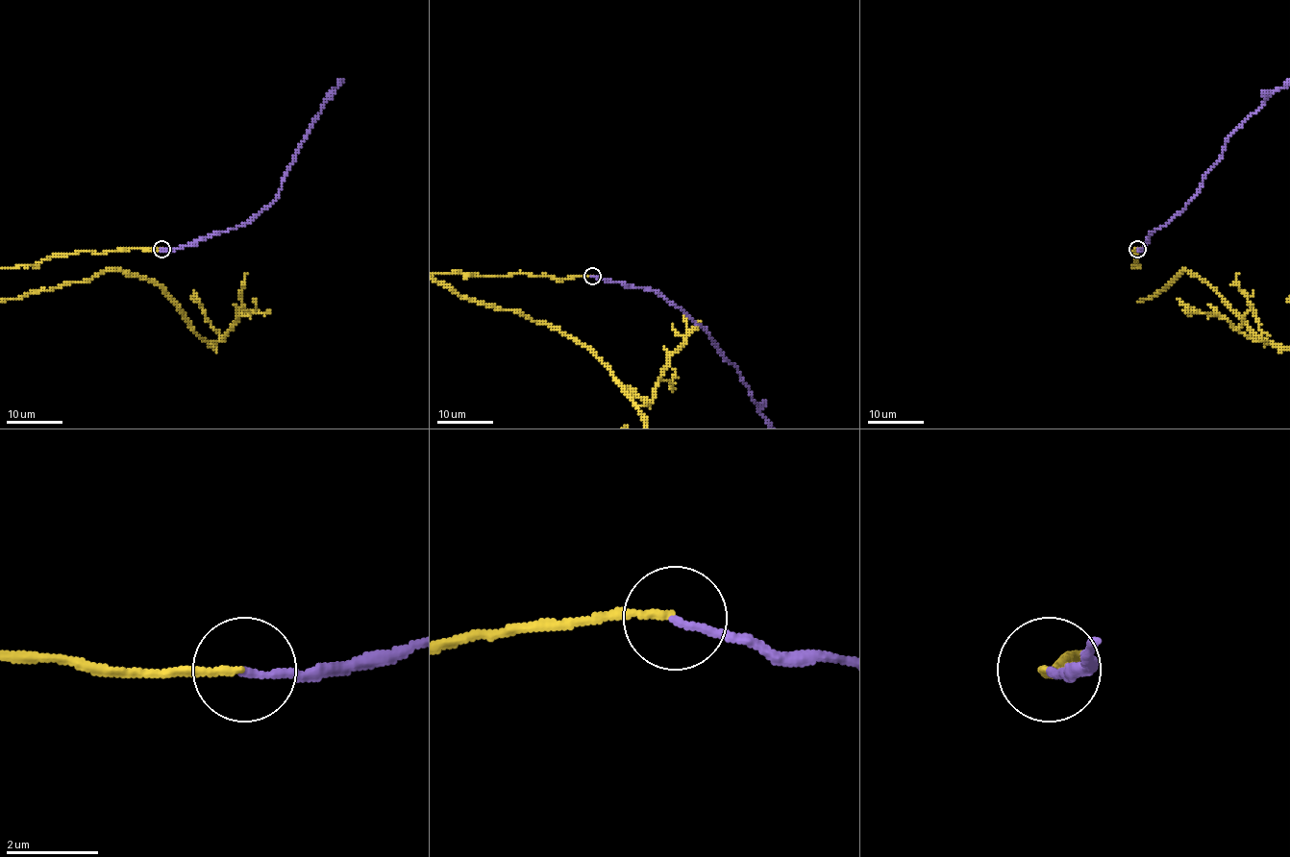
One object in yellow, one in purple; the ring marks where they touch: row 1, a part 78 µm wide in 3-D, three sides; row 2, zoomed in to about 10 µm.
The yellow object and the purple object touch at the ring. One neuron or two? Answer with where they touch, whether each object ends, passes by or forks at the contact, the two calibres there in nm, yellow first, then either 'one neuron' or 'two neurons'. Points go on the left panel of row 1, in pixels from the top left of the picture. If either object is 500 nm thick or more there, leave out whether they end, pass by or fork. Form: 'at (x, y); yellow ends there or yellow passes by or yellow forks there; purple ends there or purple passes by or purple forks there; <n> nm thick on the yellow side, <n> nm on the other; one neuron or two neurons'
at (161, 249); yellow ends there; purple ends there; 150 nm thick on the yellow side, 160 nm on the other; one neuron

